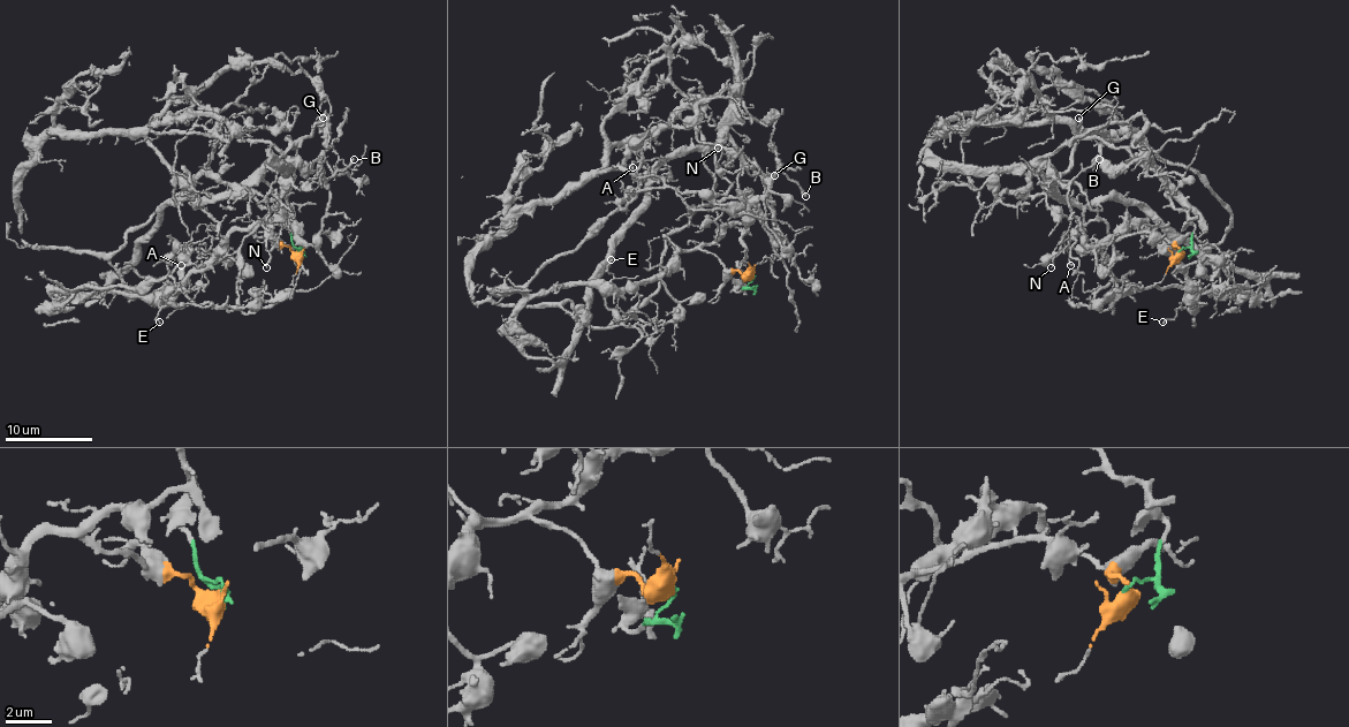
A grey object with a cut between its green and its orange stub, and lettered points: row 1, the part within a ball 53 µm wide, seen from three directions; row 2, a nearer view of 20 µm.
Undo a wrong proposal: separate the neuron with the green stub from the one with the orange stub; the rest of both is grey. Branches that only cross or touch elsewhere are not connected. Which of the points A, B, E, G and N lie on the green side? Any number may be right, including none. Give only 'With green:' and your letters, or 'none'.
With green: A, G, N

